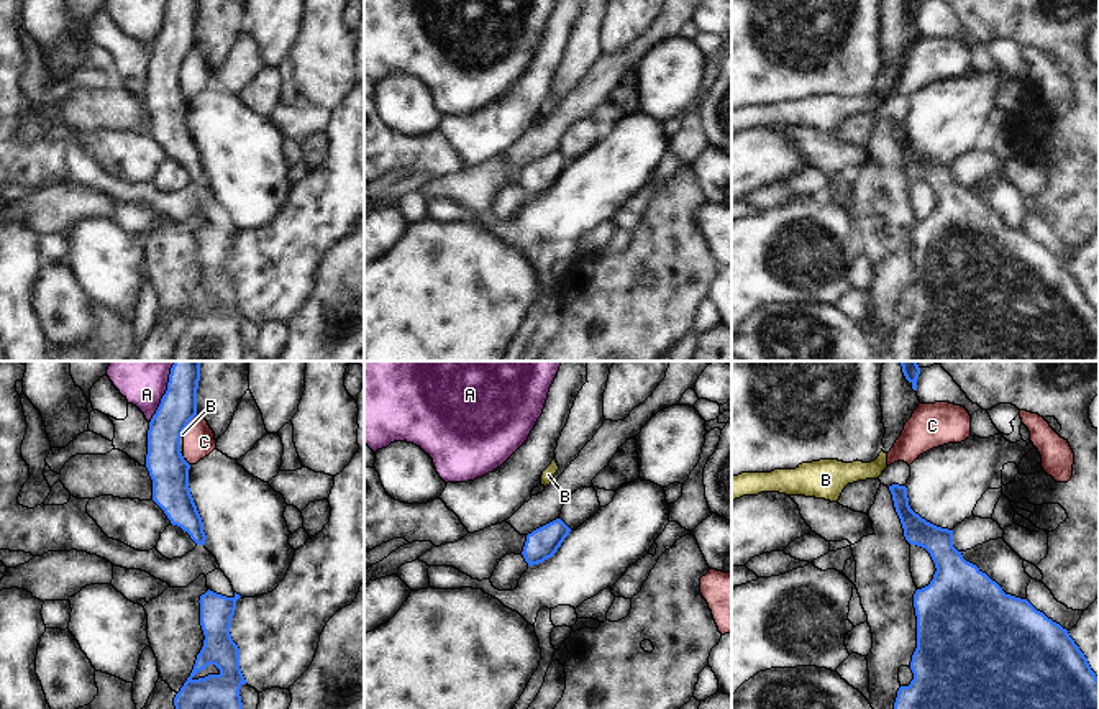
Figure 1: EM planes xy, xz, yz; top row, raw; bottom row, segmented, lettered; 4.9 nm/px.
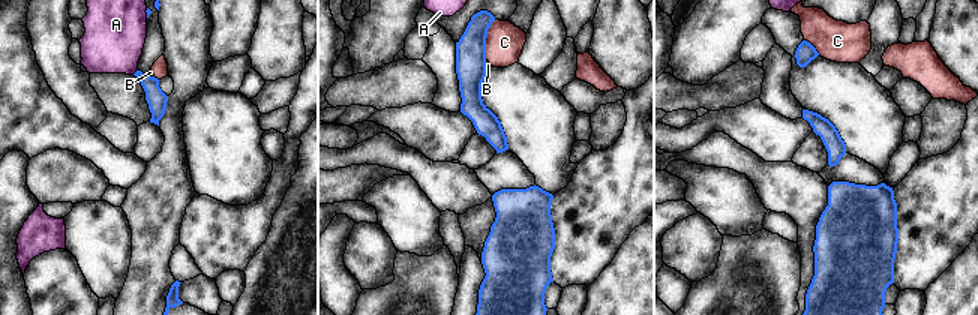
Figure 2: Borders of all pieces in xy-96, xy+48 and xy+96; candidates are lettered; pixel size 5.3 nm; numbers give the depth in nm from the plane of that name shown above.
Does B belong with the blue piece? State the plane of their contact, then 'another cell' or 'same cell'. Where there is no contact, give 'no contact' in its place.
xy | another cell

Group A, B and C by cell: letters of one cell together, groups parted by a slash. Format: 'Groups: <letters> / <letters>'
Groups: A / B C

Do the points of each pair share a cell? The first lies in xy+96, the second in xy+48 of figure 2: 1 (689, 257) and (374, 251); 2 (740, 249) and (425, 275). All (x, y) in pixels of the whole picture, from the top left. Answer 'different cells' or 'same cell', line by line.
1: same cell
2: same cell

